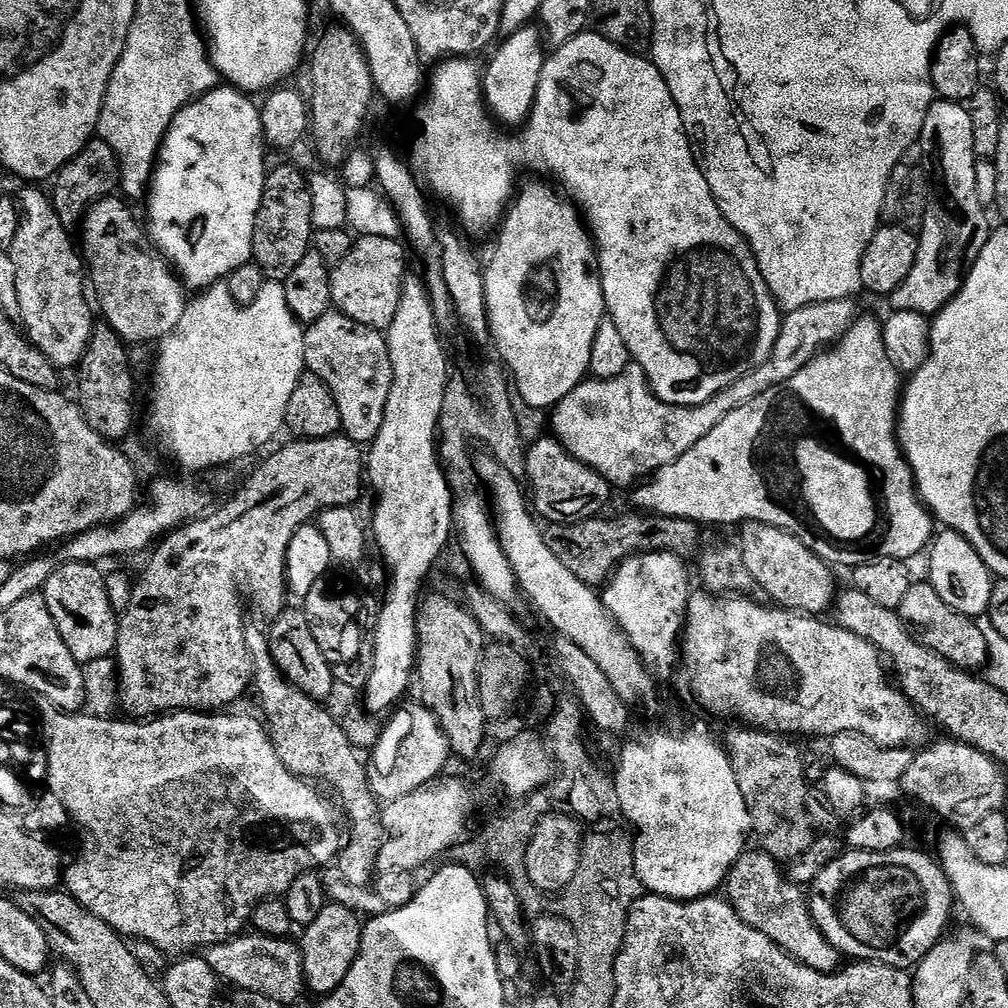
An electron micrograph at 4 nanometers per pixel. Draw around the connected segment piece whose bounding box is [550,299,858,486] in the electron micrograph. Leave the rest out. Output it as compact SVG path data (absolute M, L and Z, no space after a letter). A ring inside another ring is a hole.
M855 299L818 302L787 313L781 319L778 342L774 342L771 358L762 362L762 366L743 376L741 380L718 393L714 398L710 398L710 402L702 402L693 408L661 404L659 398L652 393L652 387L646 374L638 366L628 367L625 372L618 374L618 378L585 379L583 384L580 384L570 394L566 394L566 398L562 398L562 402L558 402L556 407L551 409L551 435L559 440L562 447L574 458L578 458L578 462L590 466L609 484L613 486L635 485L651 476L662 466L670 466L670 462L682 458L682 454L686 454L686 450L690 450L690 446L702 442L702 438L706 438L706 434L710 434L710 430L714 430L714 426L718 426L718 422L722 422L722 418L726 418L726 414L738 410L738 406L758 398L766 390L788 384L790 378L794 378L794 374L798 374L798 370L806 367L816 355L831 348L833 344L837 344L847 334L853 322L858 319L856 303Z

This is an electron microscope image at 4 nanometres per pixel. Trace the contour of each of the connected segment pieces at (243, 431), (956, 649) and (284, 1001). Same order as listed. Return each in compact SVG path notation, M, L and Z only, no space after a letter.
M221 282L213 284L212 287L203 289L199 293L197 300L187 301L182 319L178 321L178 326L169 336L159 341L160 353L156 356L156 373L152 376L152 405L148 408L148 428L156 435L156 440L181 464L184 468L193 468L200 472L203 468L207 470L220 470L225 466L232 466L235 460L244 460L247 456L255 454L259 448L264 448L276 435L280 428L285 427L286 406L290 406L290 394L294 394L294 386L298 386L301 376L305 375L306 365L304 362L304 334L305 325L297 320L296 315L286 306L286 290L283 283L264 282L260 288L260 293L253 298L252 304L245 308L240 308L238 301L232 297L232 292L227 288L227 283Z
M912 583L910 590L906 590L906 598L902 598L902 606L898 609L900 621L906 626L906 630L919 644L926 646L926 650L934 650L946 662L950 662L956 668L965 670L980 670L988 663L988 647L986 646L986 634L973 617L958 614L954 606L946 606L946 601L934 590L929 583Z
M241 934L207 949L206 959L225 985L237 984L242 992L262 994L282 1006L292 1004L300 995L305 995L304 959L299 943L288 938Z

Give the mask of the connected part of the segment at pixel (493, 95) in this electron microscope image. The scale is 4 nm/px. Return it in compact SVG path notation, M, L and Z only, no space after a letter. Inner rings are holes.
M536 26L520 28L516 33L505 35L499 41L500 49L492 56L488 68L483 69L484 103L487 111L504 124L523 125L532 112L538 94L538 82L546 59L546 41Z

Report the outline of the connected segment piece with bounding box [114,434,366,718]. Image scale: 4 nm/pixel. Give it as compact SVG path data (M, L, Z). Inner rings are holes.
M337 434L330 438L318 438L317 440L301 440L299 438L291 441L285 448L277 450L273 456L268 456L256 468L256 473L233 494L228 500L225 508L217 512L209 511L199 518L179 527L174 532L168 533L159 541L158 547L151 553L152 561L148 569L137 579L133 587L133 597L129 608L119 617L120 629L116 635L116 650L114 653L115 663L118 669L118 691L119 707L125 708L127 715L132 718L155 718L161 714L170 712L207 712L209 714L228 710L237 700L243 700L248 688L254 684L254 673L252 670L252 656L246 646L244 630L244 604L240 596L256 603L256 608L267 618L275 618L284 611L286 601L289 599L288 583L286 582L286 550L290 550L290 538L299 530L300 525L315 521L320 513L327 508L350 508L357 502L360 491L366 488L366 456L361 445L354 443L348 436Z

